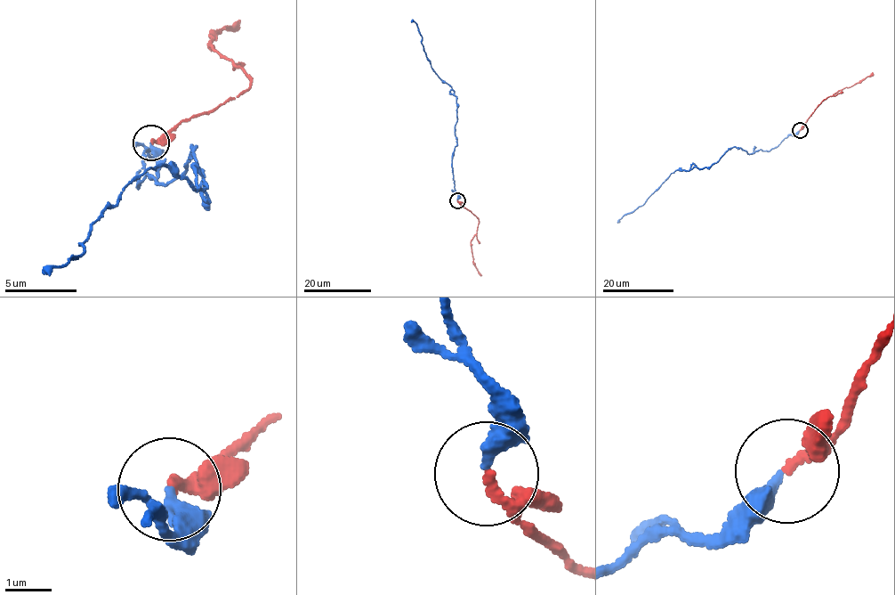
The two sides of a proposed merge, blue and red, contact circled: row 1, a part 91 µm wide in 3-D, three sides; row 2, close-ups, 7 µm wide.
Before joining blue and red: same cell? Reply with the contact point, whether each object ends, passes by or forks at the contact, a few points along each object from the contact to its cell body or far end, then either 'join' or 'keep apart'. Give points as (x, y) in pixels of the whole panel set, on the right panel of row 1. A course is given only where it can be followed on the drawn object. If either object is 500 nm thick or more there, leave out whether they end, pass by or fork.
place (800, 130); blue ends; red passes by; course blue (799, 130), (769, 150), (747, 153), (733, 146), (709, 167), (674, 171), (642, 205), (617, 222); course red (799, 130), (828, 97), (859, 83), (873, 72); join

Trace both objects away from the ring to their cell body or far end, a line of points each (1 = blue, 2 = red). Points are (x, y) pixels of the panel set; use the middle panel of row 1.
1: (457, 200), (452, 168), (456, 145), (456, 99), (426, 57), (418, 28), (411, 20)
2: (457, 200), (479, 220), (471, 245), (473, 263), (481, 275)

